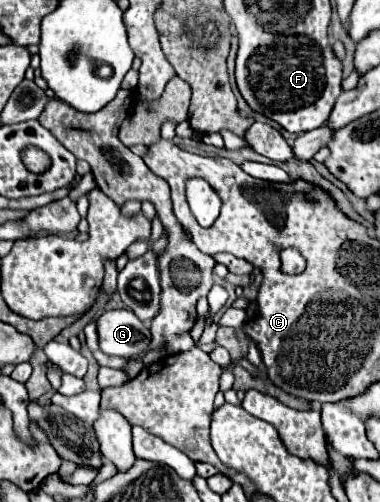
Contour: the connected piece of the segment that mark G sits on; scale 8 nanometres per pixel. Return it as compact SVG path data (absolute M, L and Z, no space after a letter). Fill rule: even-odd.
M130 309L104 311L96 319L96 329L100 349L106 355L134 357L150 345L150 329Z

